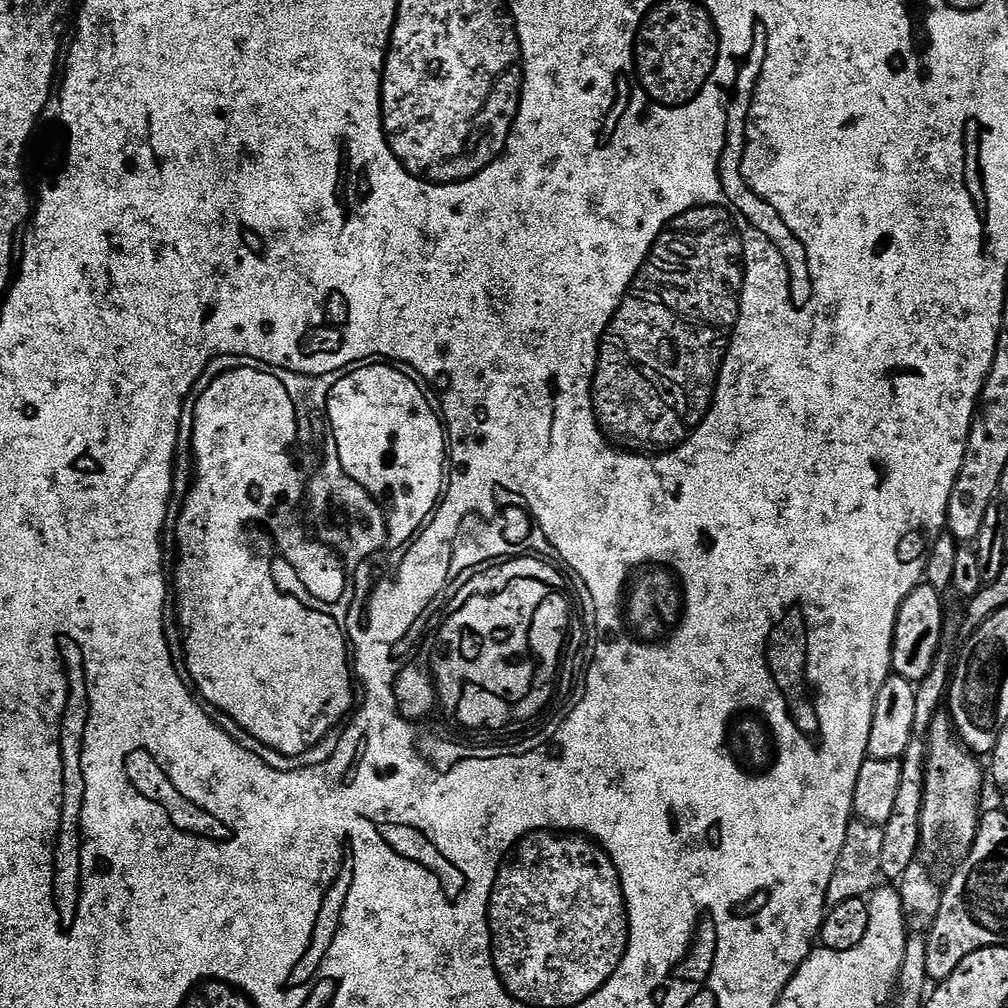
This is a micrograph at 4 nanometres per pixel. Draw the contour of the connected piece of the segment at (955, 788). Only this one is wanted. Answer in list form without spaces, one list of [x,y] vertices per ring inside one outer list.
[[[932,730],[926,737],[923,806],[919,818],[920,846],[918,860],[931,870],[955,869],[976,837],[980,809],[978,798],[986,776],[977,760],[951,732]]]

